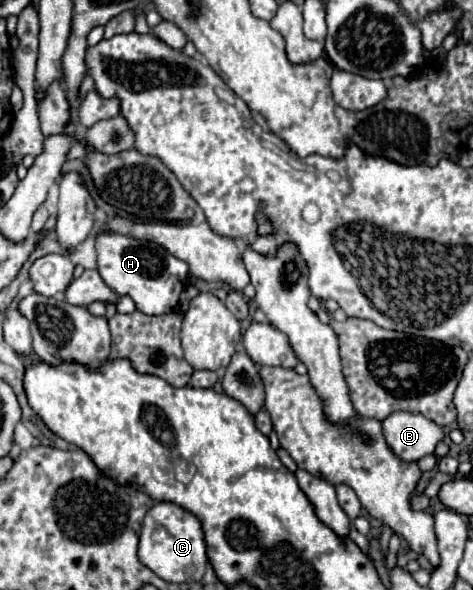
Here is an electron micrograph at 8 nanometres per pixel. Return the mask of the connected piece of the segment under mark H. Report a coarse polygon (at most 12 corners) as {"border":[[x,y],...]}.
{"border":[[96,235],[98,273],[146,315],[178,305],[188,265],[152,241]]}

